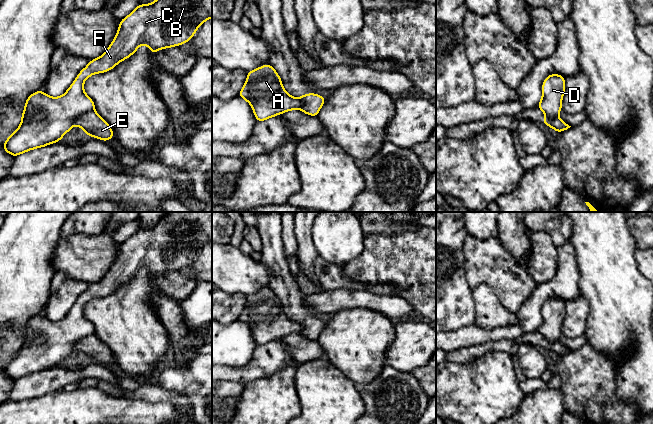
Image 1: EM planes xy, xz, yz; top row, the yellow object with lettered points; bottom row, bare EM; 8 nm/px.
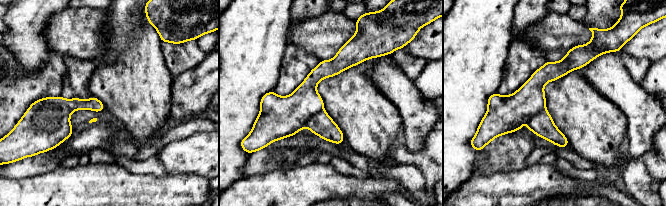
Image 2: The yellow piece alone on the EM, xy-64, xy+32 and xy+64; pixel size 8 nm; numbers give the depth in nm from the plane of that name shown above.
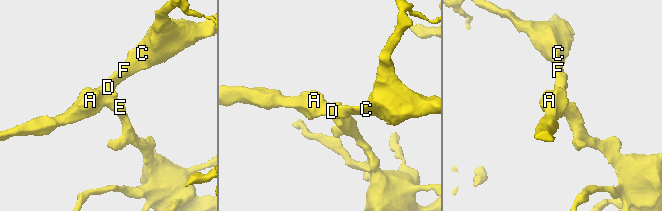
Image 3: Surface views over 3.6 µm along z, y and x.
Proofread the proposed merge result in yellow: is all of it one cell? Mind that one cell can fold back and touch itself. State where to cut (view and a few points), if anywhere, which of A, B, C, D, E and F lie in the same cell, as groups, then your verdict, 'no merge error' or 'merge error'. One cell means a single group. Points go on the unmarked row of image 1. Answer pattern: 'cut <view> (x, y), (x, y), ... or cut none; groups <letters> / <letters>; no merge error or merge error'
cut xy (94, 333), (81, 337), (73, 347); groups A B C D F / E; merge error

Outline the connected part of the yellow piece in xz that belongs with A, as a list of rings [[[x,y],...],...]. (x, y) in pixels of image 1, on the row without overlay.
[[[270,288],[248,295],[238,320],[251,329],[257,346],[302,332],[302,325],[286,316],[279,298]]]

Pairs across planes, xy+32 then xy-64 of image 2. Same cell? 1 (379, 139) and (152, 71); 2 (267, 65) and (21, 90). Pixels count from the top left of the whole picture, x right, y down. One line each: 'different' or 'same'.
1: same
2: different

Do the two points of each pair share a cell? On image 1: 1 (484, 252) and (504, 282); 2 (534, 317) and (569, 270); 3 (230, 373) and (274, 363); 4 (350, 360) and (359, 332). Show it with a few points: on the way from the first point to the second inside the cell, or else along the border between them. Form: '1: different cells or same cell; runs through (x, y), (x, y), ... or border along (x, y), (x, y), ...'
1: same cell; runs through (488, 259), (504, 275)
2: same cell; runs through (534, 305), (557, 282)
3: same cell; runs through (241, 373), (249, 373), (263, 364)
4: same cell; runs through (354, 353), (356, 351), (357, 339)

